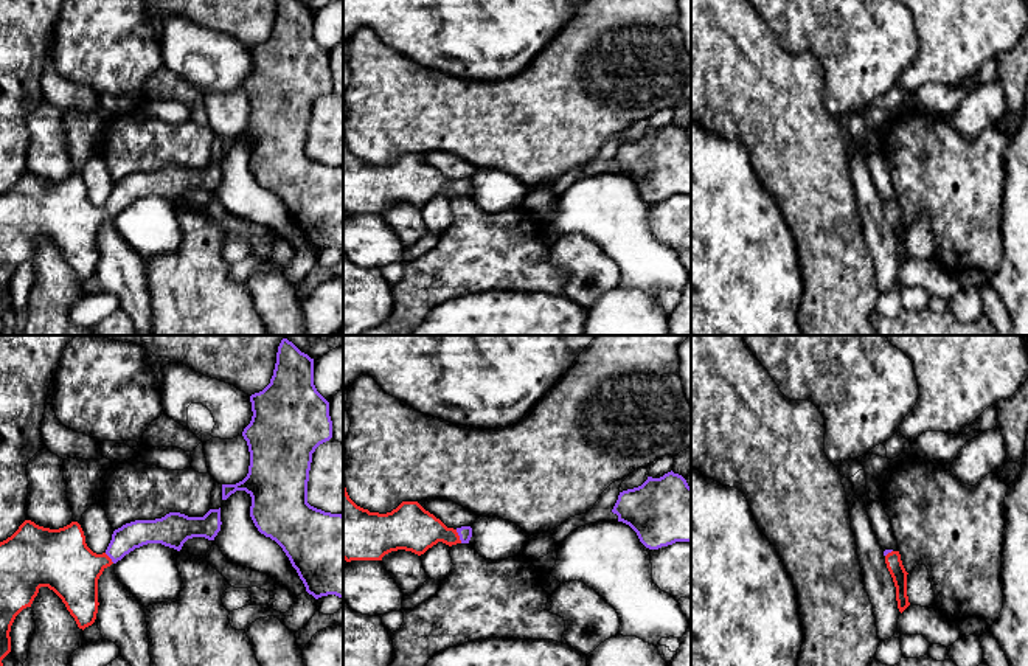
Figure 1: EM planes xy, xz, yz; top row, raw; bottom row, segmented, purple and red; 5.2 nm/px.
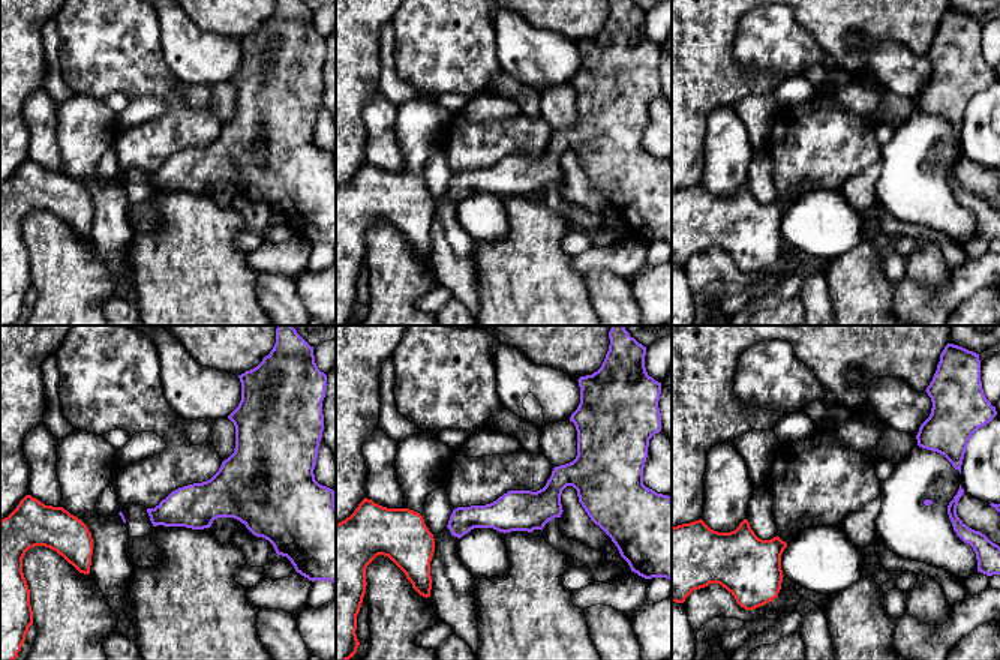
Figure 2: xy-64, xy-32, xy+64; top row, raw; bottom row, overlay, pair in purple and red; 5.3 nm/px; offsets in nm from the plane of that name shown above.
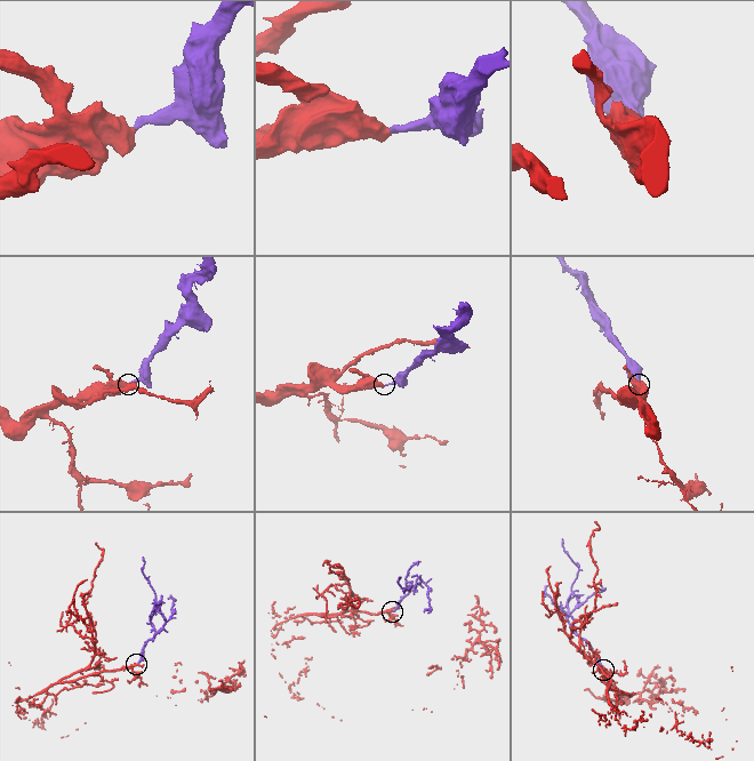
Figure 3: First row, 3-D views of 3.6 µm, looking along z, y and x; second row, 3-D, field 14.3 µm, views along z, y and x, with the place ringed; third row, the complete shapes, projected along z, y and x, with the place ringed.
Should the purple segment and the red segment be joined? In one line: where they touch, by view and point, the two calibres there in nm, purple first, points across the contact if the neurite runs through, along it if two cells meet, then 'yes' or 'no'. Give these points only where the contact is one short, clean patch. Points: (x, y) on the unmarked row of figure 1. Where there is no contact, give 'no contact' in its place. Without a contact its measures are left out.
xz (458, 187) | 70/240 nm | across xz (465, 185), (458, 187), (412, 180) | yes

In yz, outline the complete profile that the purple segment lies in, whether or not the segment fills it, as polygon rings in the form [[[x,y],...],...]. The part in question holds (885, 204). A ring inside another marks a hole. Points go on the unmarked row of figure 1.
[[[885,202],[884,208],[885,208],[887,220],[896,239],[898,261],[902,265],[910,258],[908,248],[907,248],[907,227],[908,225],[905,224],[902,217],[899,203]]]

